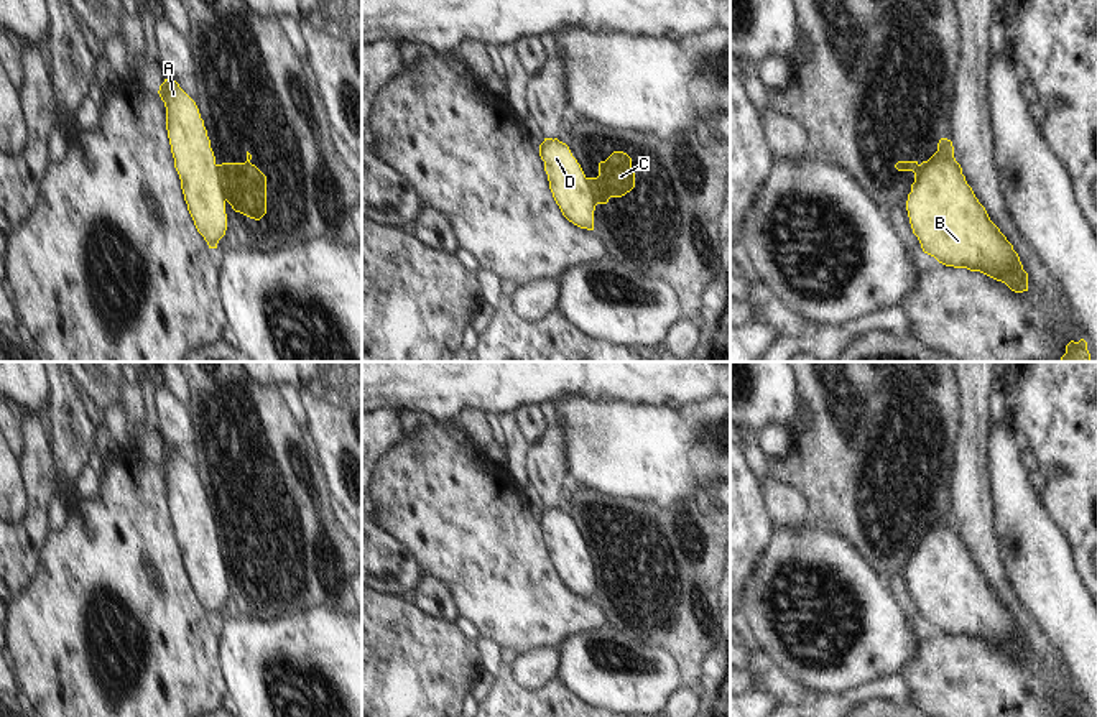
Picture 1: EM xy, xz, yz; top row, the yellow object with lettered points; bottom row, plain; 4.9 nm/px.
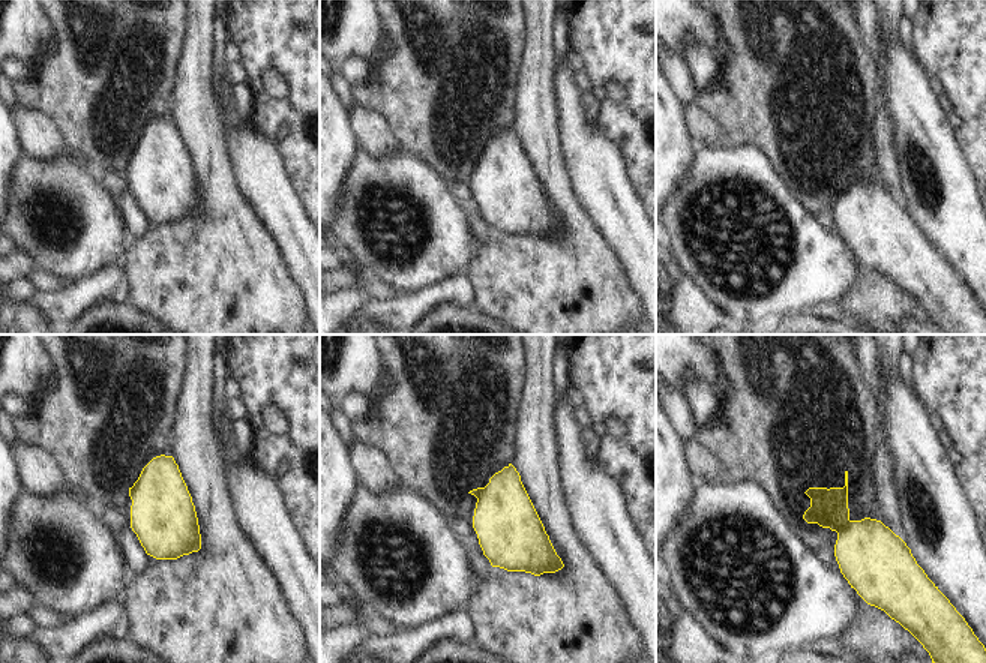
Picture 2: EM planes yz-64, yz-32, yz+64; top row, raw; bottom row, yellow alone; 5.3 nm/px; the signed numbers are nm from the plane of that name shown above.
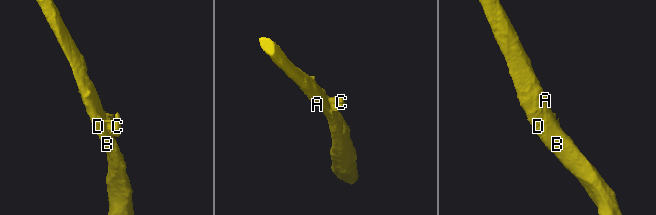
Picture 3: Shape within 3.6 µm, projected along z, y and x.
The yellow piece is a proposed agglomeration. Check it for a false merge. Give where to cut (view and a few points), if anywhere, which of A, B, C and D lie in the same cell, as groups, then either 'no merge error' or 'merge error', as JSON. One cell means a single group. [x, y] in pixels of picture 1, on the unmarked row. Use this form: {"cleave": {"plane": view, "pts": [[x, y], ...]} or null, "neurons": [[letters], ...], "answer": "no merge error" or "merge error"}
{"cleave": null, "neurons": [["A", "B", "C", "D"]], "answer": "no merge error"}

